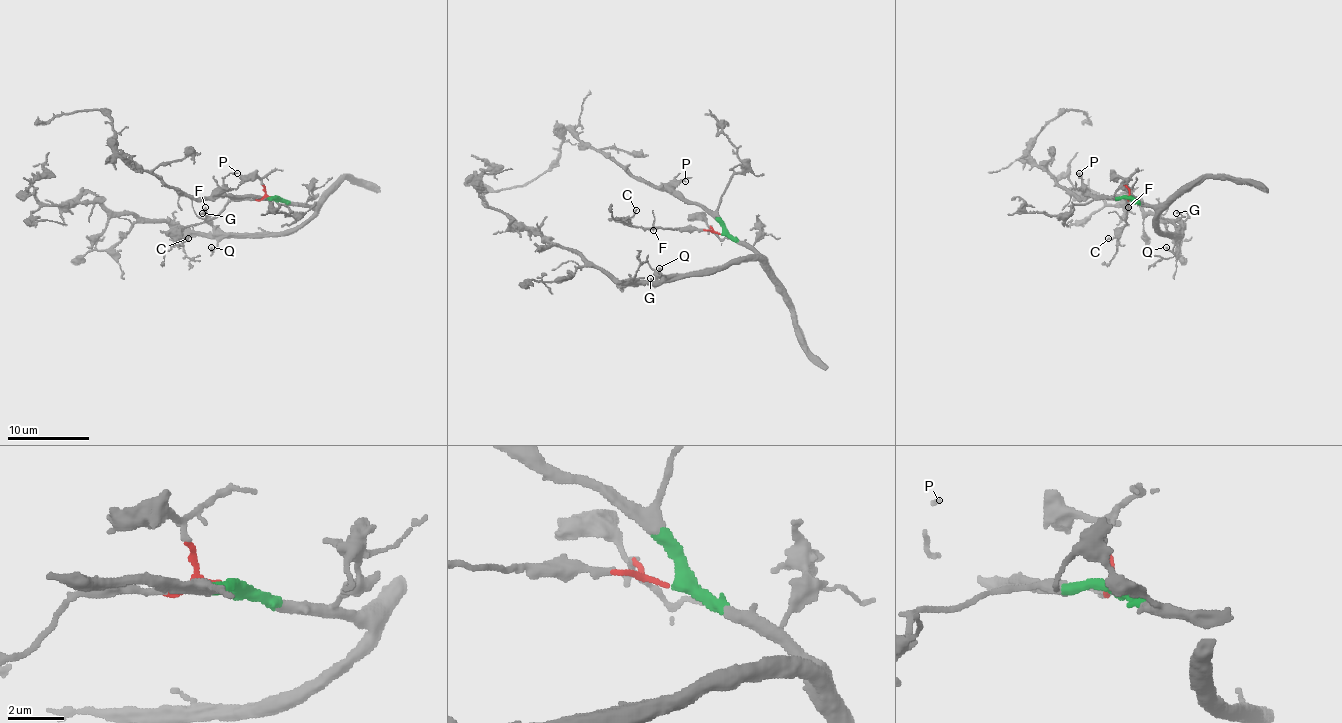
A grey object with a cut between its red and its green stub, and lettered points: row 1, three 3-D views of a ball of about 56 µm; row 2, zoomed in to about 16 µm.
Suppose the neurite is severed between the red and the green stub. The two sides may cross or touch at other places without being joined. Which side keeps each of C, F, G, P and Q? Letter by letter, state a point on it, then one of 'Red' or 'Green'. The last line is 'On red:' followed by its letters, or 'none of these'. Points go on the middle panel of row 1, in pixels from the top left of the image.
C: Place: (636, 210). Red
F: Place: (653, 230). Red
G: Place: (650, 278). Green
P: Place: (685, 181). Green
Q: Place: (659, 268). Green
On red: C, F

